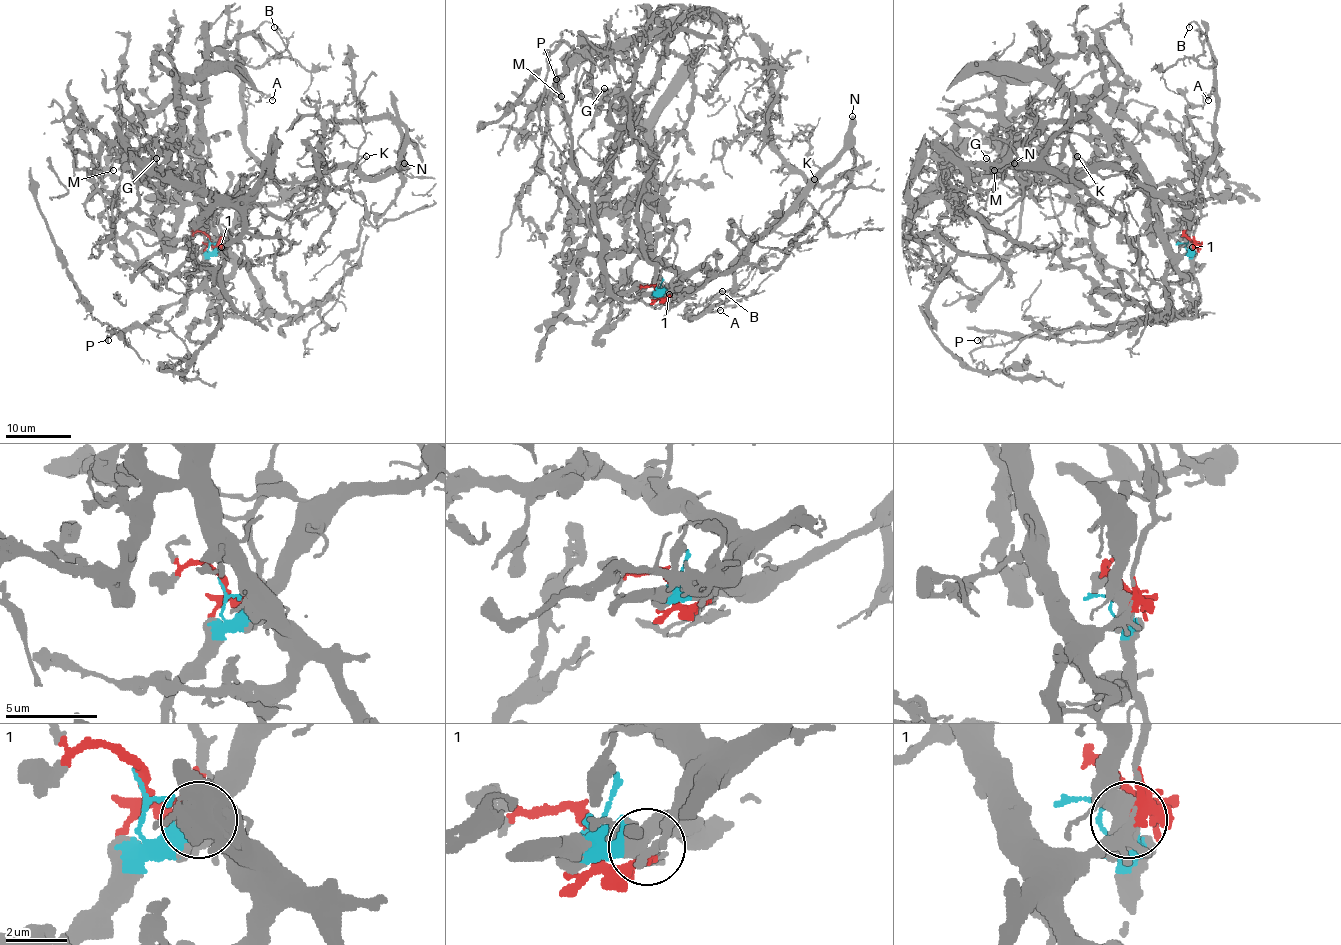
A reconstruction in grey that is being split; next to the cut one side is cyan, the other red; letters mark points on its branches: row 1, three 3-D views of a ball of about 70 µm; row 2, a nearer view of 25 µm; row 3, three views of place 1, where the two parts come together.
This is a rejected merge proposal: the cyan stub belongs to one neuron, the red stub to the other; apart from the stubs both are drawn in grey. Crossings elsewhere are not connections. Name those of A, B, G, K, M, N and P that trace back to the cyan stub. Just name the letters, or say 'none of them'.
A, B, K, N, P

